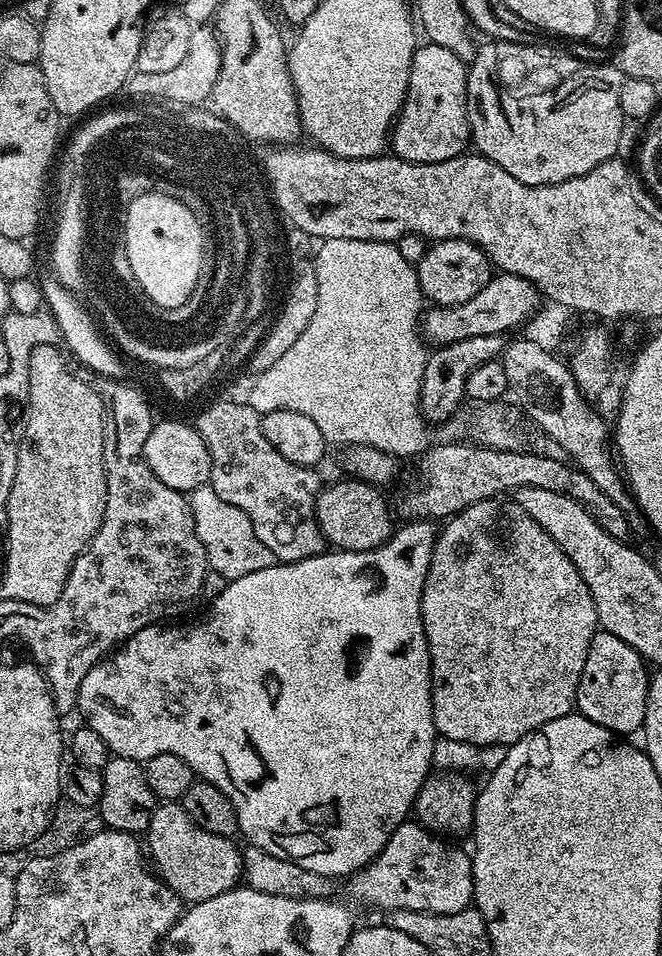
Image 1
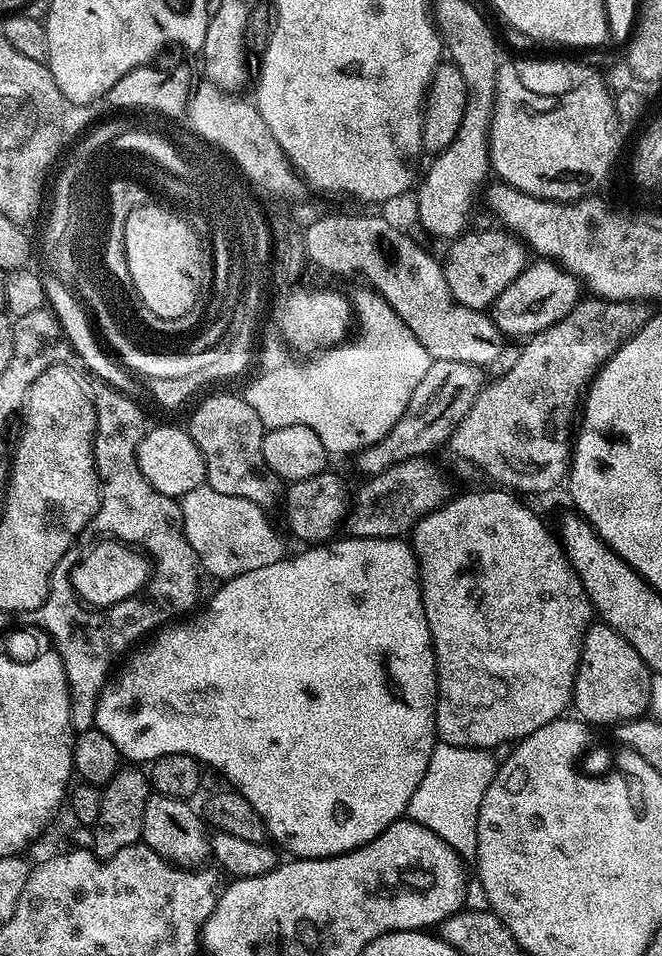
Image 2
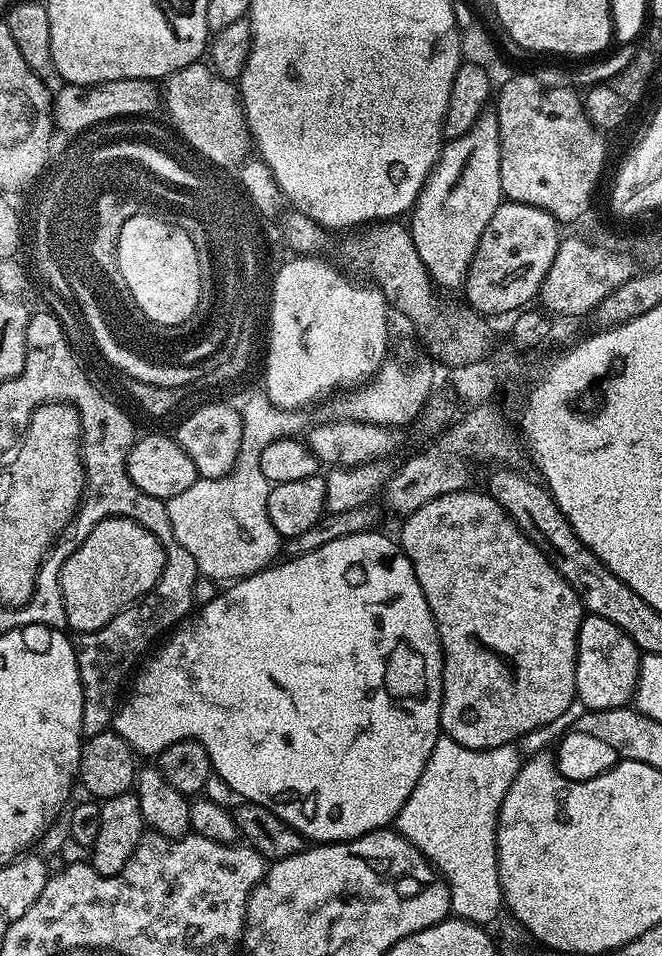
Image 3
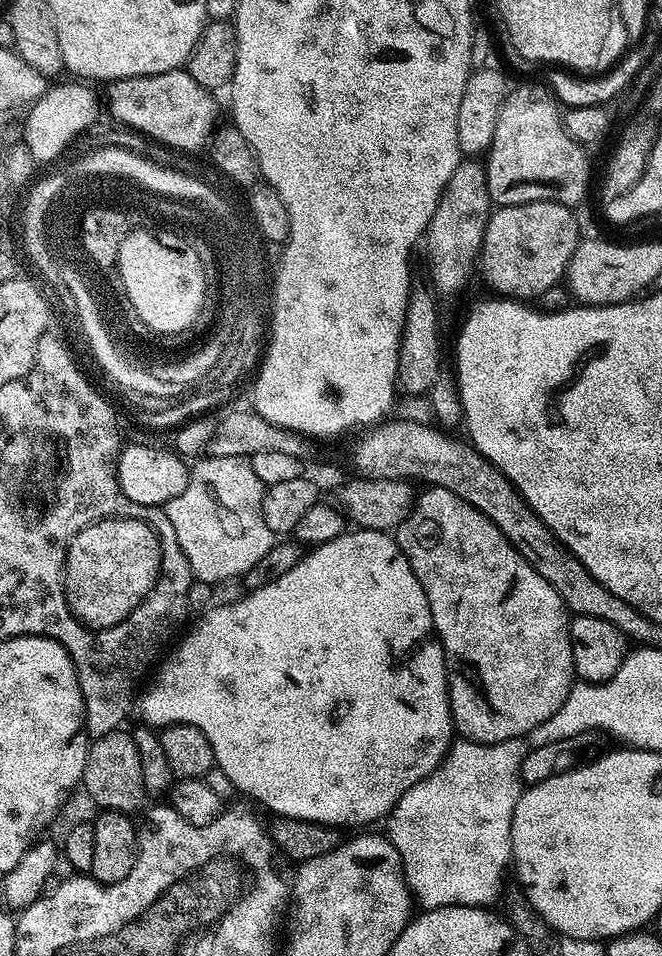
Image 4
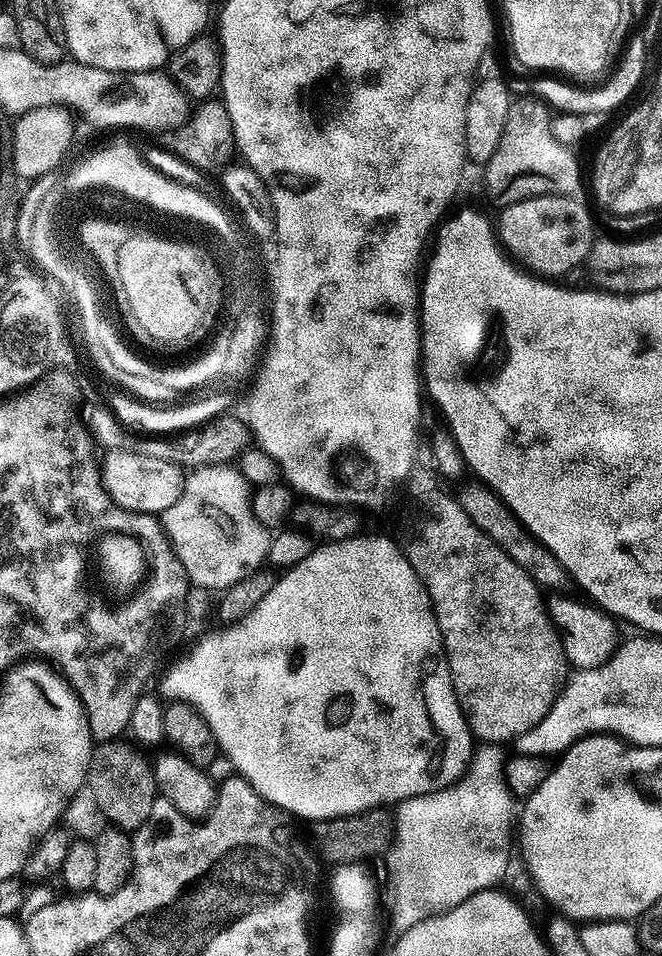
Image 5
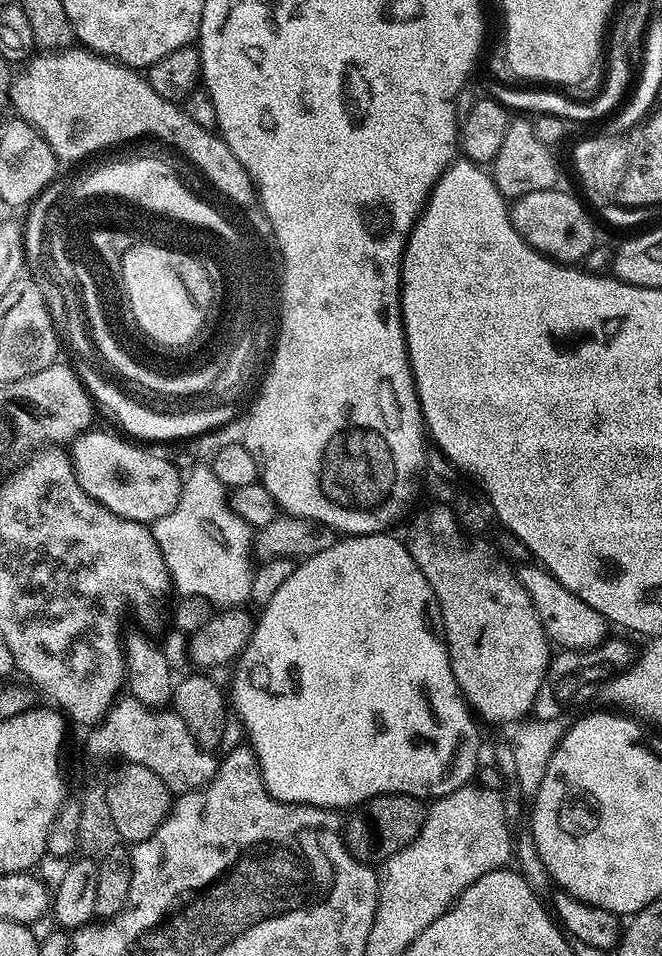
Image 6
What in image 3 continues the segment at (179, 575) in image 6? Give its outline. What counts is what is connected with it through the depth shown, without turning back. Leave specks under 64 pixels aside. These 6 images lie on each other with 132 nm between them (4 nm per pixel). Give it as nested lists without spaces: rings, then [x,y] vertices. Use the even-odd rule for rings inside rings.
[[[249,399],[251,404],[248,404],[248,409],[240,410],[244,434],[236,467],[217,480],[196,479],[194,486],[182,490],[182,494],[174,494],[174,498],[166,502],[170,524],[174,526],[174,538],[186,546],[200,575],[217,582],[235,582],[263,572],[281,555],[282,538],[278,530],[274,530],[270,514],[266,511],[269,482],[260,469],[260,455],[266,446],[270,446],[270,442],[281,440],[284,436],[295,437],[299,433],[296,431],[305,427],[303,411],[297,410],[293,415],[288,415],[276,412],[264,400]]]

